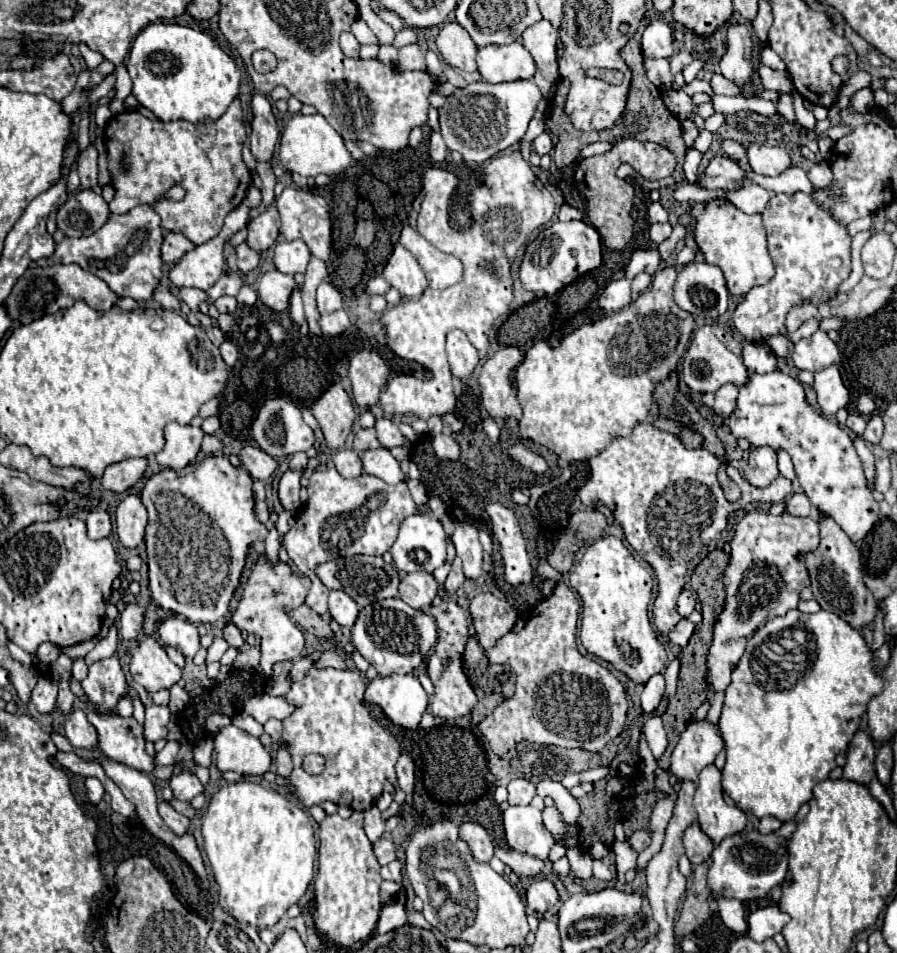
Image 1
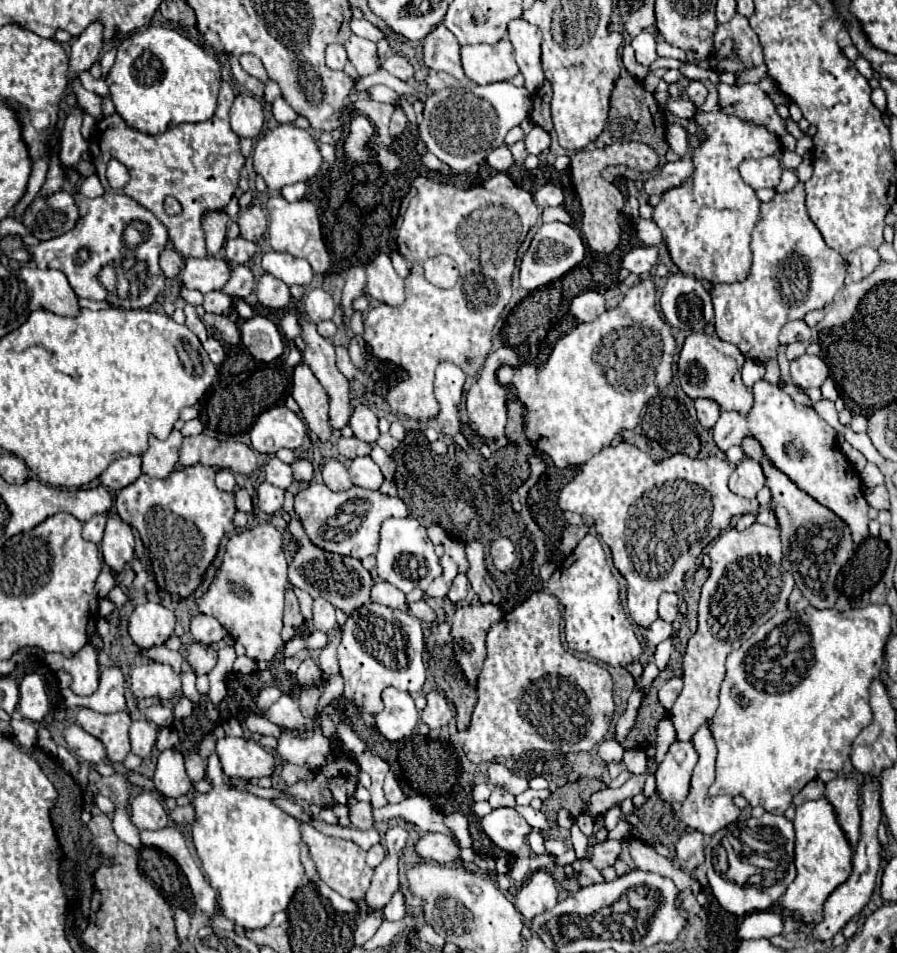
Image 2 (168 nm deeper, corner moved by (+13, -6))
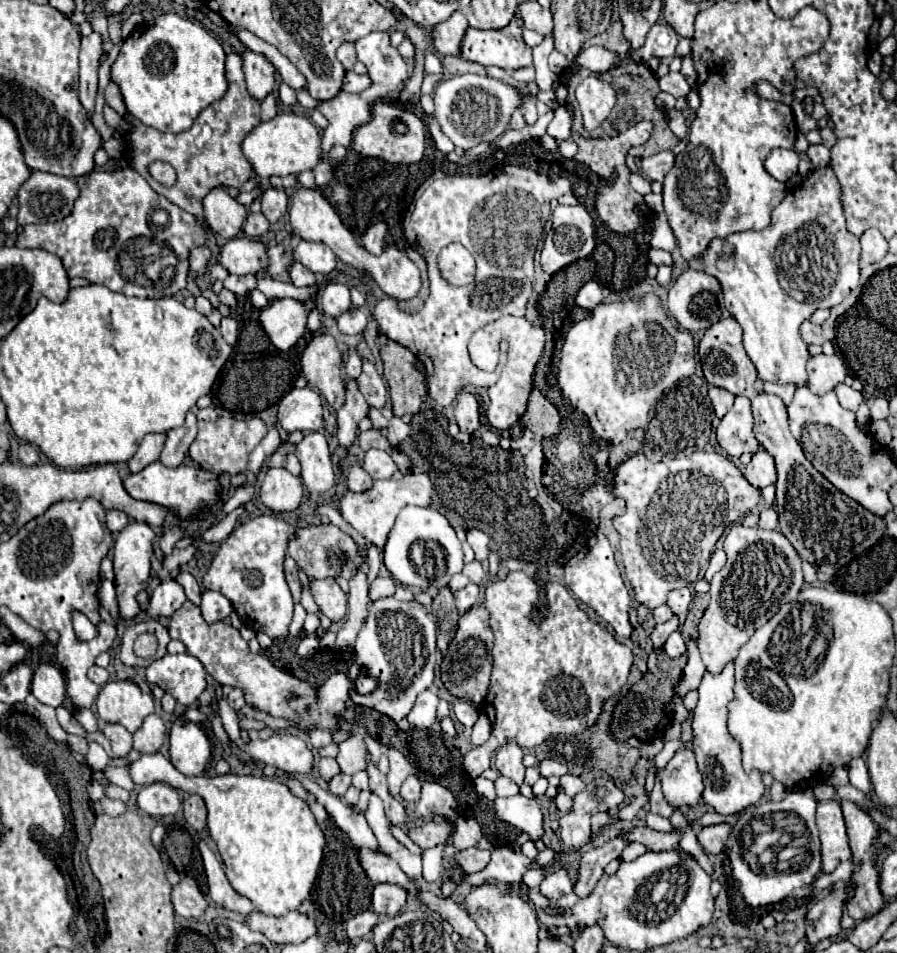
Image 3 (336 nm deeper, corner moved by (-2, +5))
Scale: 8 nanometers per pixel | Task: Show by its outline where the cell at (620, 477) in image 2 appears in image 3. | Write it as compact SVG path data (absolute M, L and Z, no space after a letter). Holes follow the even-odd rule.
M698 449L660 463L650 461L644 453L630 455L614 471L611 495L626 501L626 513L622 517L614 517L614 527L620 533L620 551L626 577L634 587L636 601L648 609L664 605L670 591L694 583L700 575L700 567L708 563L722 531L742 515L756 509L760 501L760 489L746 481L742 471L728 455L722 455L714 449Z

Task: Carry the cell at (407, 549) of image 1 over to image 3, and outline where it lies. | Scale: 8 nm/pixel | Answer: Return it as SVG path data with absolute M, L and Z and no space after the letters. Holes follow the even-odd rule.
M404 507L384 545L384 565L406 587L444 587L454 573L462 571L462 545L448 519L434 507Z

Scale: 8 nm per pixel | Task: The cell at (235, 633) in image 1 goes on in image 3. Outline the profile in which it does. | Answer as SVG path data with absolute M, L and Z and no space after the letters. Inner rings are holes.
M204 591L200 611L202 611L206 623L216 623L216 621L228 619L234 609L232 609L232 603L224 595L220 595L216 591Z

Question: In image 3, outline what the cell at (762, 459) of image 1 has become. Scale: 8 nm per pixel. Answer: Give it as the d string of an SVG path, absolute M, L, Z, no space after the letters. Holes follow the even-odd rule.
M758 449L752 457L752 461L744 467L744 477L758 489L764 489L768 485L776 483L776 467L774 459L768 455L768 451Z

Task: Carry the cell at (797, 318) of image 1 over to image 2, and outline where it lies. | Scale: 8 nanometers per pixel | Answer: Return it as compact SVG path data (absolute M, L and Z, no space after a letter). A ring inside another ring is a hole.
M793 320L787 322L779 334L781 344L791 344L791 342L807 342L811 338L811 328L803 320Z

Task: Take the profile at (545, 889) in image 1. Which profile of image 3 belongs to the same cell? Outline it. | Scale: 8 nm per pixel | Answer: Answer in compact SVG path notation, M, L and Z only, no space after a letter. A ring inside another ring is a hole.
M556 867L552 869L550 873L546 873L544 881L540 883L540 893L552 901L560 899L562 895L570 893L572 891L572 881L570 881L570 875L564 867Z

